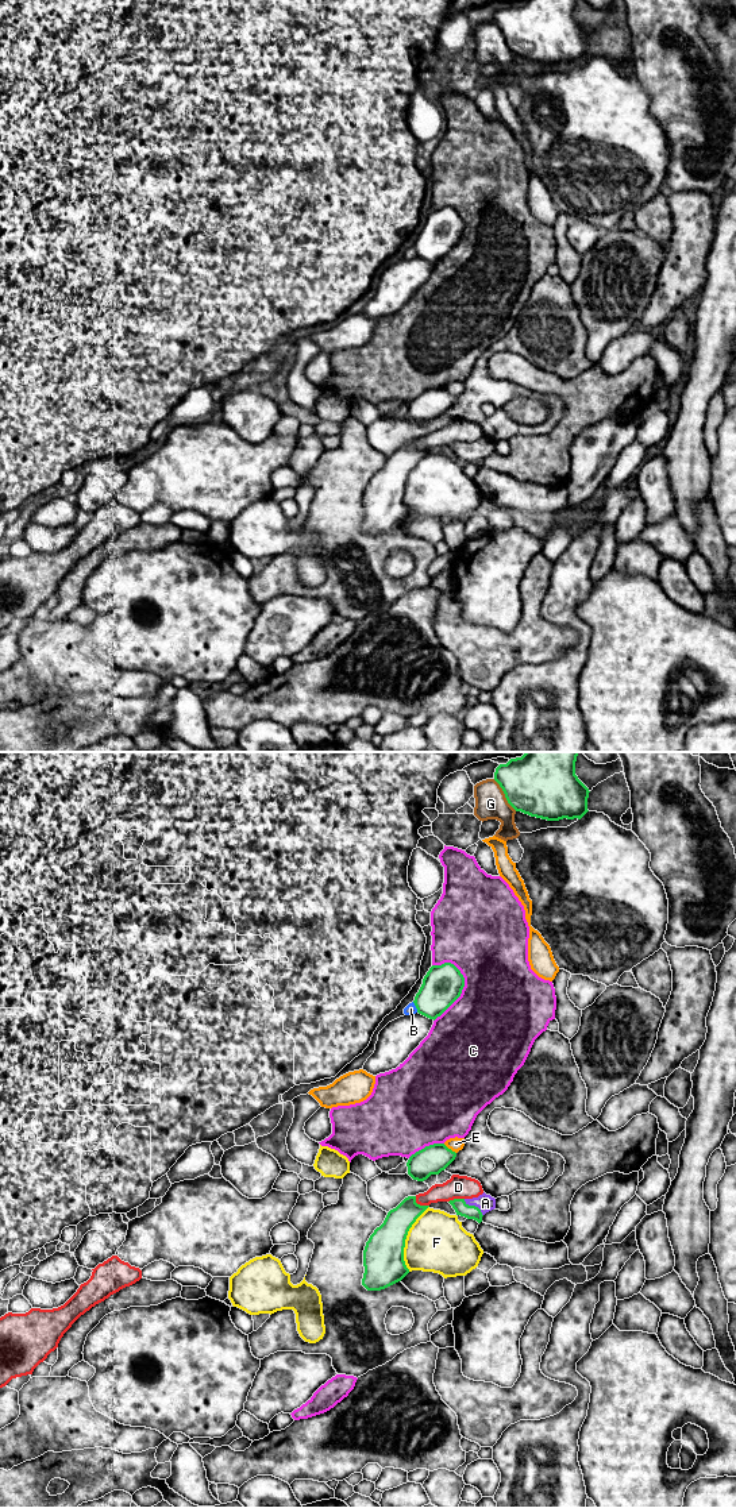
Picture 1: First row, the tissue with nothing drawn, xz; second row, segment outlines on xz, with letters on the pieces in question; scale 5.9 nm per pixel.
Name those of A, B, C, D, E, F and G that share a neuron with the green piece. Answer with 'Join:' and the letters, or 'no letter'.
Join: A

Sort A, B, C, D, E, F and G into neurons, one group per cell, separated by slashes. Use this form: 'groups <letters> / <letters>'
groups A / B / C / D / E / F / G

